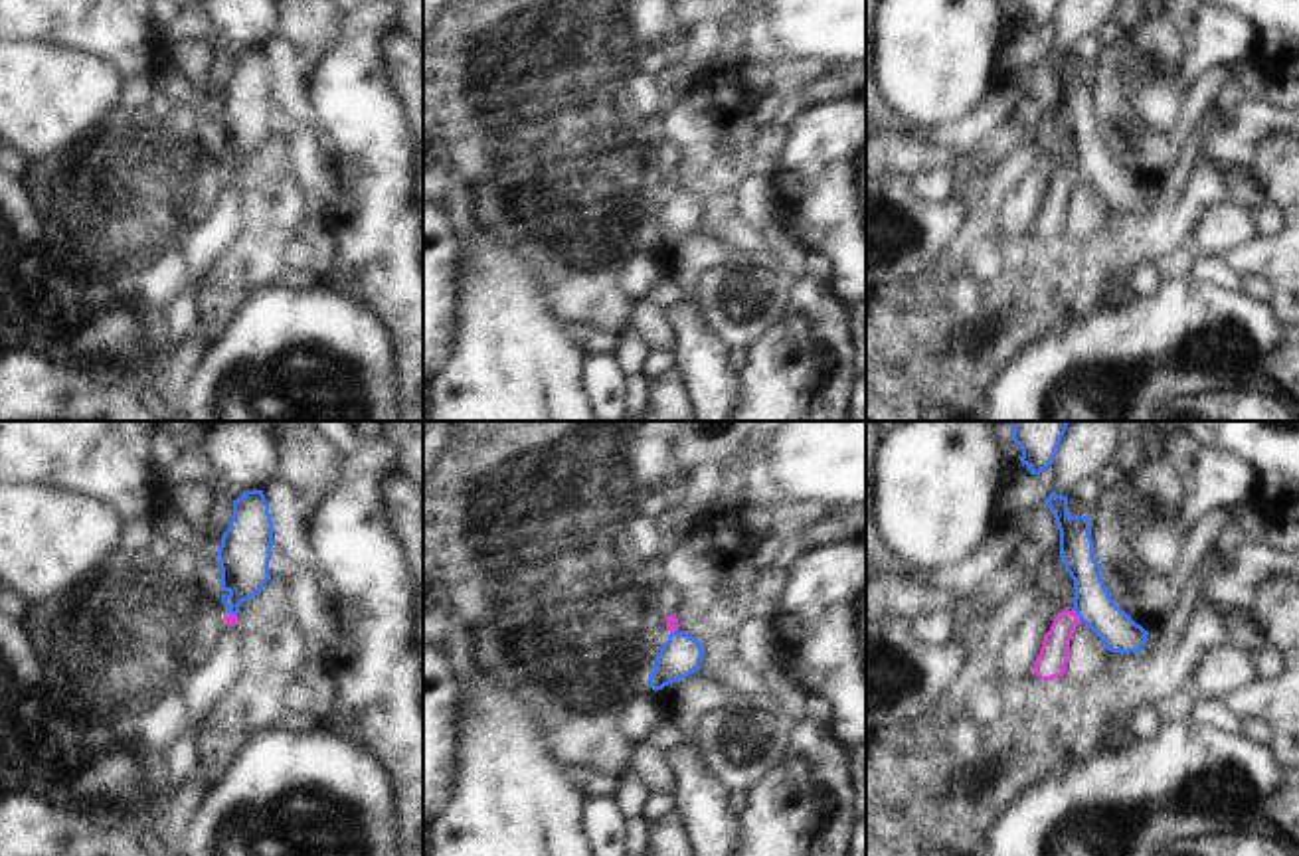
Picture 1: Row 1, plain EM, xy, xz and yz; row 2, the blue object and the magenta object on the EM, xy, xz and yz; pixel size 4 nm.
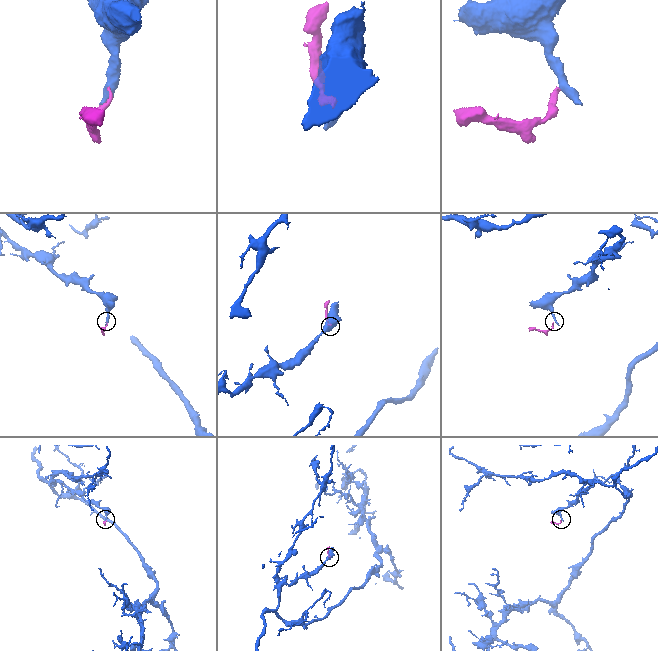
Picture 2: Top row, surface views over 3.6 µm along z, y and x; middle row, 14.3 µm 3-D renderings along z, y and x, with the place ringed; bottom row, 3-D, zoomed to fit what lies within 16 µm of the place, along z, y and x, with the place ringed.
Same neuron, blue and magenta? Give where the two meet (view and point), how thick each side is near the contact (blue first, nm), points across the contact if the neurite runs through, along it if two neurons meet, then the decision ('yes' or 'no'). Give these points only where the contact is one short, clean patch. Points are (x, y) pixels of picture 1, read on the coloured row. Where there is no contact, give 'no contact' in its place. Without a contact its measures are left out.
meets blue in yz at (1076, 613); 160 nm thick on the blue side, 120 nm on the other; border along yz (1072, 609), (1082, 621); no

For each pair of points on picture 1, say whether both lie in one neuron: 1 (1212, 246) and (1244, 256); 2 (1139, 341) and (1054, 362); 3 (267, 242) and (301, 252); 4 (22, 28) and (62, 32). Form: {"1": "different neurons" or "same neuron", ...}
{"1": "different neurons", "2": "same neuron", "3": "different neurons", "4": "same neuron"}

